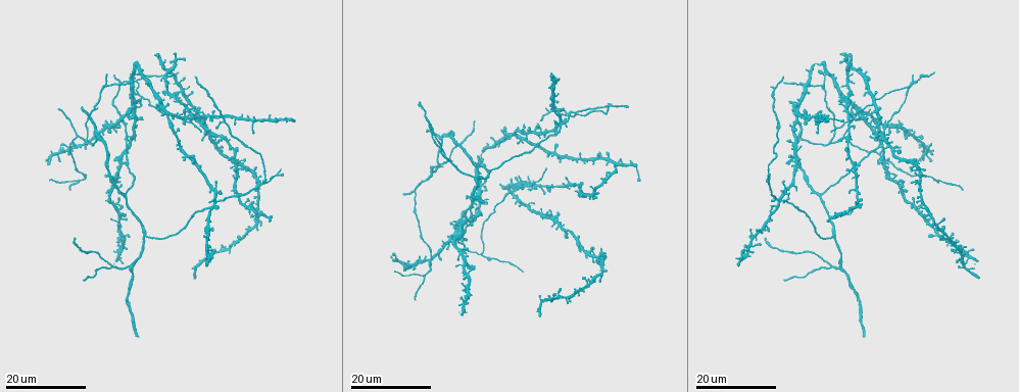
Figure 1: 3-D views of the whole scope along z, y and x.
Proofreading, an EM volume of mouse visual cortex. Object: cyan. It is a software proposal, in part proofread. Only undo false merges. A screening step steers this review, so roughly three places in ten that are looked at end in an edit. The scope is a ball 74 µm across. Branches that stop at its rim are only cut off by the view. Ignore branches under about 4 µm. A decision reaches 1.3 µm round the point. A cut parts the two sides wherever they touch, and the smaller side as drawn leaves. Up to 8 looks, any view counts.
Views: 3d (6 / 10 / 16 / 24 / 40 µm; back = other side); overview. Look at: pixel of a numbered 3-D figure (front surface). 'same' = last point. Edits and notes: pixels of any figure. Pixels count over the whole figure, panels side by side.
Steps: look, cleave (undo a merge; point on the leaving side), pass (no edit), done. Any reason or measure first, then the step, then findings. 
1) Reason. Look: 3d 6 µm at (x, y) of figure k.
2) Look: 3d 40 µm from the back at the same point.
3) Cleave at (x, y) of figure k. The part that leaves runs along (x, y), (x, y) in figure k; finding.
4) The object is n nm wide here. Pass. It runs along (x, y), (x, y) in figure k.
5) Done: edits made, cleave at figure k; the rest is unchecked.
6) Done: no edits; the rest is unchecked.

Two arms in line, one across. Look: 3d 24 µm at (526, 187) of figure 1.

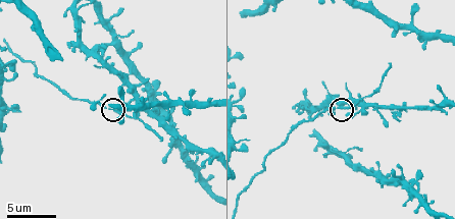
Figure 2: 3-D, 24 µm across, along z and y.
Look: 3d 6 µm at (117, 112) of figure 2.

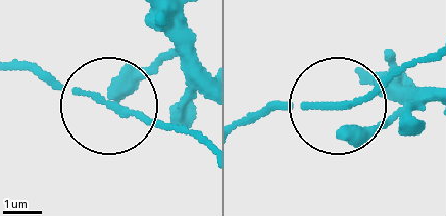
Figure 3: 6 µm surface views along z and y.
3 arms meet here. Pass. It runs along (12, 61), (185, 129) in figure 3; all the same cell.

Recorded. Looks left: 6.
Look: 3d 16 µm at (801, 134) of figure 1.

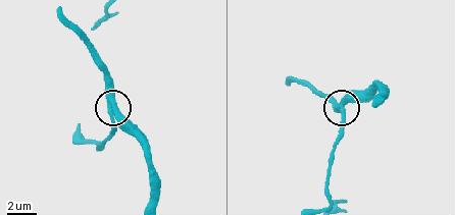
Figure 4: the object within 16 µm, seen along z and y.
Look: 3d 6 µm at (339, 105) of figure 4.

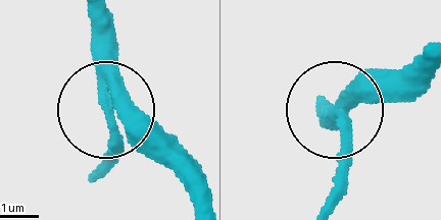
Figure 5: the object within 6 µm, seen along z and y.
3 arms meet here. Pass. It runs along (198, 193), (113, 111), (110, 17) in figure 5; continuous, no second cell.

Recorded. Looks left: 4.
Side arm on a straight run. Look: 3d 24 µm at (831, 268) of figure 1.

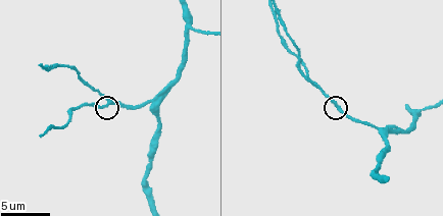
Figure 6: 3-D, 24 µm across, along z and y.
Look: 3d 6 µm at (109, 103) of figure 6.

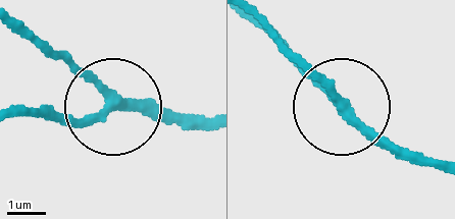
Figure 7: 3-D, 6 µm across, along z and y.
Pass. It runs along (438, 163), (370, 141), (256, 17) in figure 7; all the same cell.

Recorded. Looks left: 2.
Three arms meet. Look: 3d 16 µm at (75, 135) of figure 1.

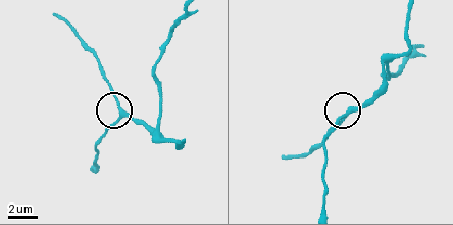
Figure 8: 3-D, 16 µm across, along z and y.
Look: 3d 10 µm at (120, 111) of figure 8.

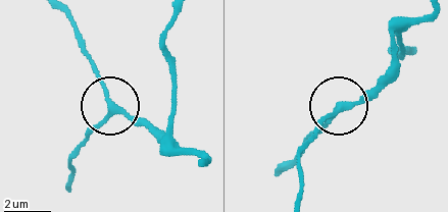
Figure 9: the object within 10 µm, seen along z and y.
The object is 220 nm wide here. Pass. All the same cell.

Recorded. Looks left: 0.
Done: no edits; the rest is unchecked.

